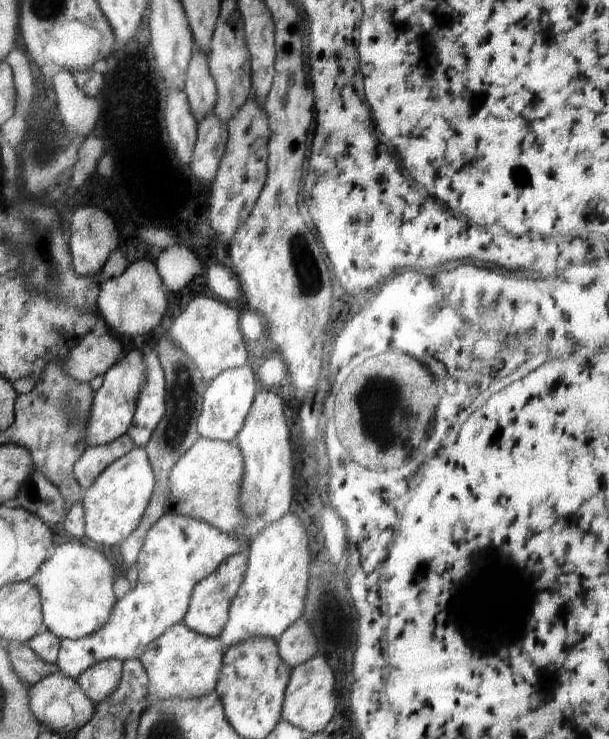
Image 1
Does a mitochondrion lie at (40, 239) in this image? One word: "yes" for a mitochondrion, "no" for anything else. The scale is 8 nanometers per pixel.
yes

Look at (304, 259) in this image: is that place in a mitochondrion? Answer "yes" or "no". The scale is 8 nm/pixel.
yes

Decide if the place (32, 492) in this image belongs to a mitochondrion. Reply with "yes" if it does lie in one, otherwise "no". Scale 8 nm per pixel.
yes

